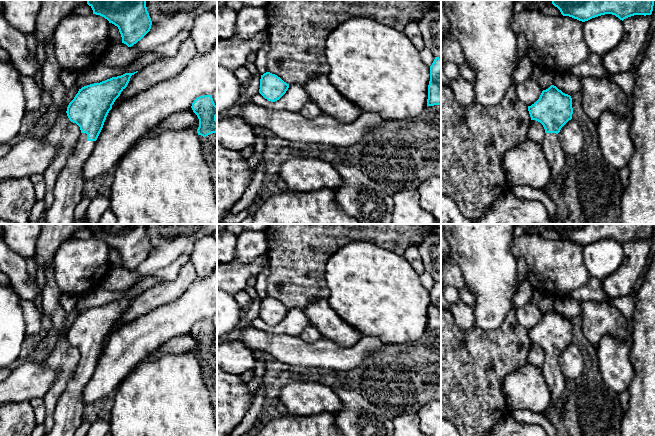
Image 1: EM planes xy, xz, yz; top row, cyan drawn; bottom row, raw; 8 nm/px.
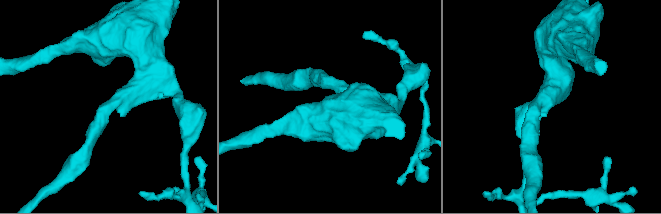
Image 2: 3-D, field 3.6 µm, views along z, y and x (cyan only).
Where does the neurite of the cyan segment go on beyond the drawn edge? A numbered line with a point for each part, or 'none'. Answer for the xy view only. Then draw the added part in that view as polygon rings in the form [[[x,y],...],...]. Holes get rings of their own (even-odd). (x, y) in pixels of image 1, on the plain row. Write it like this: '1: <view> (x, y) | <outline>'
1: xy (67, 415) | [[[81,357],[75,374],[68,381],[52,414],[54,425],[46,436],[74,436],[82,423],[84,404],[81,395],[91,379],[96,365],[88,365],[87,358]]]

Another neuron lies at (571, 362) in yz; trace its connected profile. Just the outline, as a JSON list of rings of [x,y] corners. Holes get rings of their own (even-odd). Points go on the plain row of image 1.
[[[569,344],[558,357],[558,364],[567,380],[579,378],[584,371],[584,360],[579,348]]]

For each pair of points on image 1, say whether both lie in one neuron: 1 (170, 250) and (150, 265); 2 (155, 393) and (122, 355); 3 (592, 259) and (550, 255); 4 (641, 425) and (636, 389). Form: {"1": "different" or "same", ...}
{"1": "same", "2": "different", "3": "different", "4": "same"}

